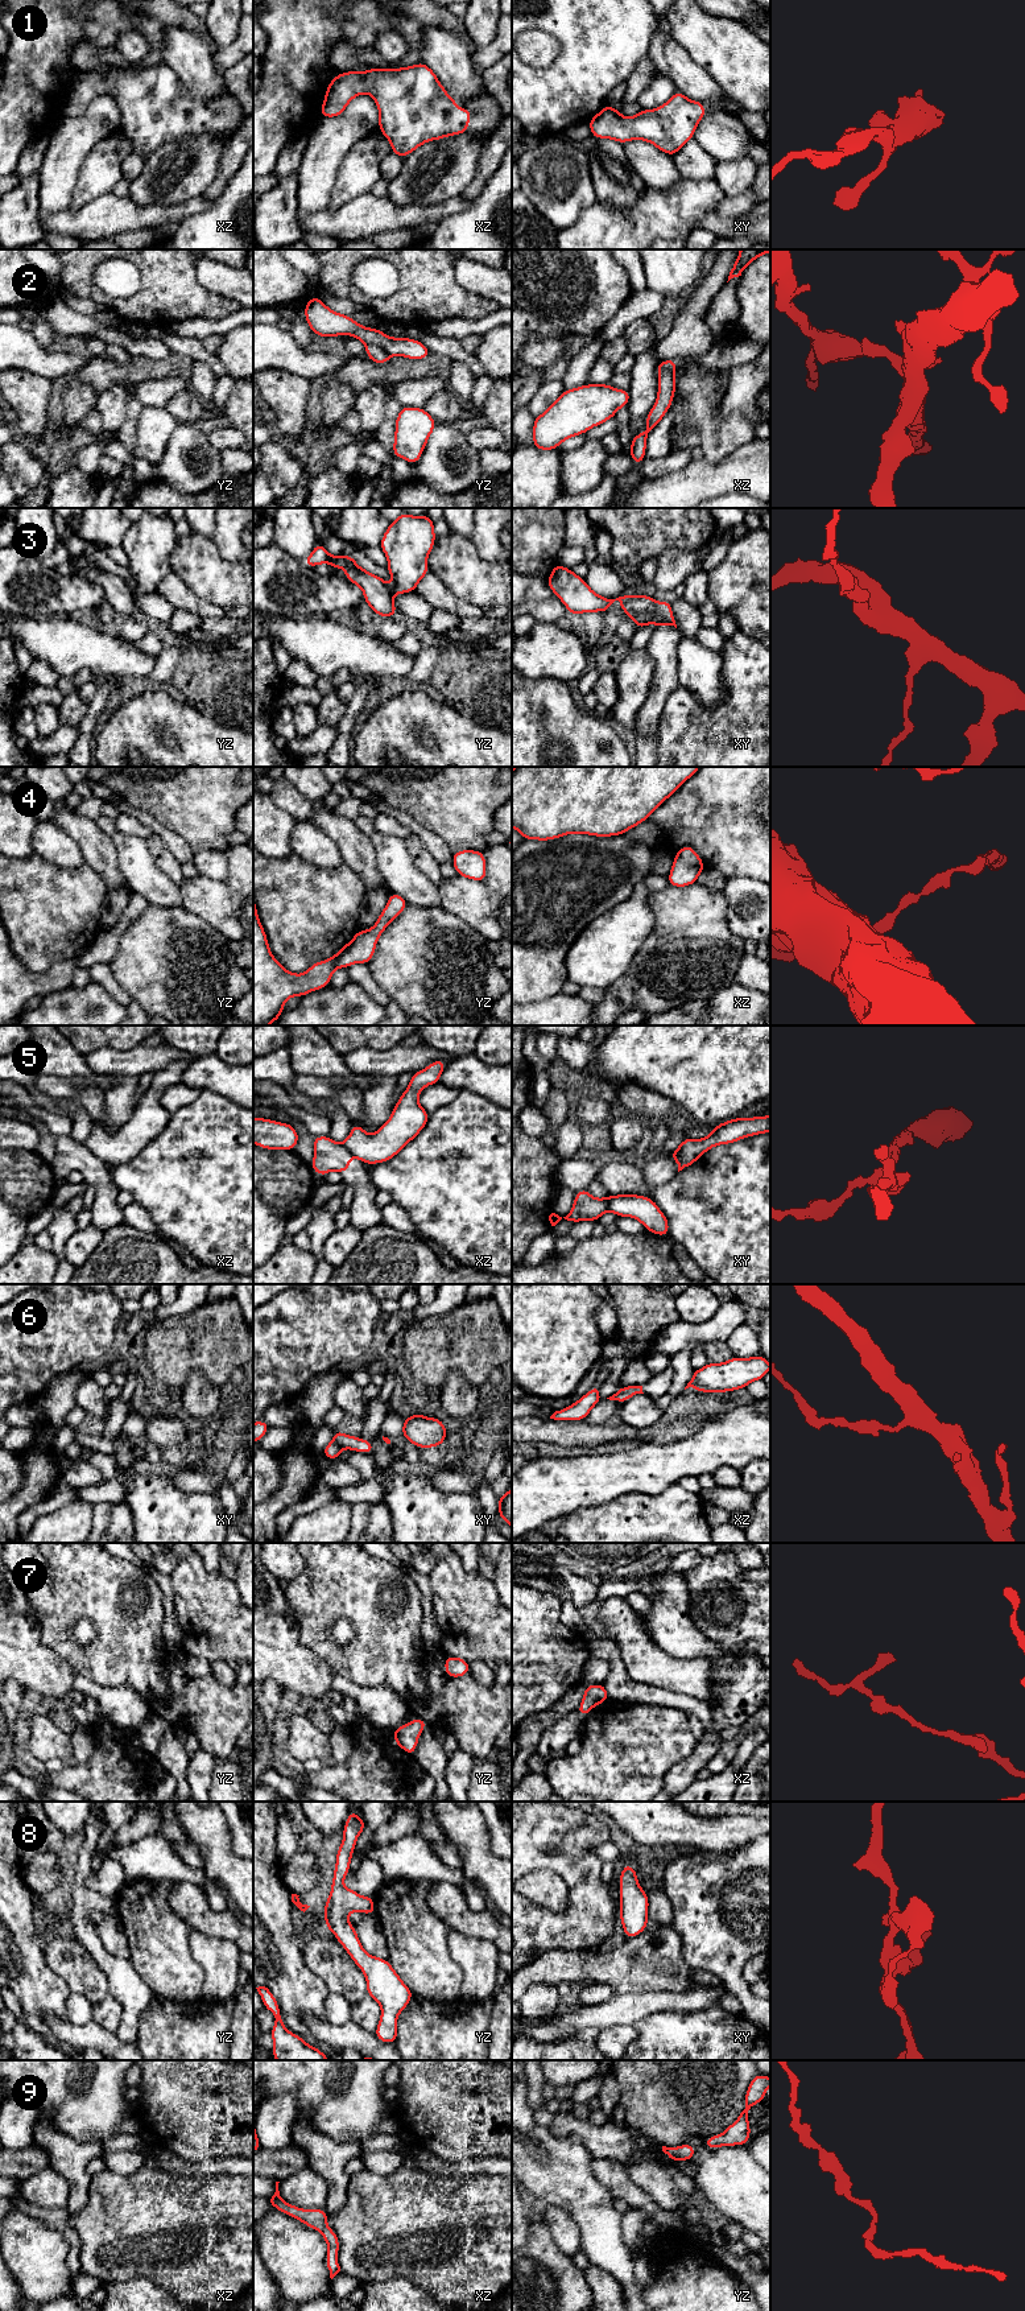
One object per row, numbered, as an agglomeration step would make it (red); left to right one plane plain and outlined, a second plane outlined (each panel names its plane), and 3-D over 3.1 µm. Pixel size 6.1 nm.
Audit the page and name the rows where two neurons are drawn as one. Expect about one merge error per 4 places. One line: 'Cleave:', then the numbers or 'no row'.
Cleave: 2, 5

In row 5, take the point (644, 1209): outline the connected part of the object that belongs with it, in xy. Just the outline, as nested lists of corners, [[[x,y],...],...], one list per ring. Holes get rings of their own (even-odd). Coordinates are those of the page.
[[[638,1194],[608,1196],[608,1210],[619,1217],[640,1221],[645,1230],[657,1235],[669,1235],[669,1222],[658,1205],[649,1197]]]

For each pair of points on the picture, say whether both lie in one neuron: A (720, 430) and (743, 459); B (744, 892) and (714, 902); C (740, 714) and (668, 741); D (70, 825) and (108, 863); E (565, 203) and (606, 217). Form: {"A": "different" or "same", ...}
{"A": "different", "B": "different", "C": "same", "D": "same", "E": "different"}

